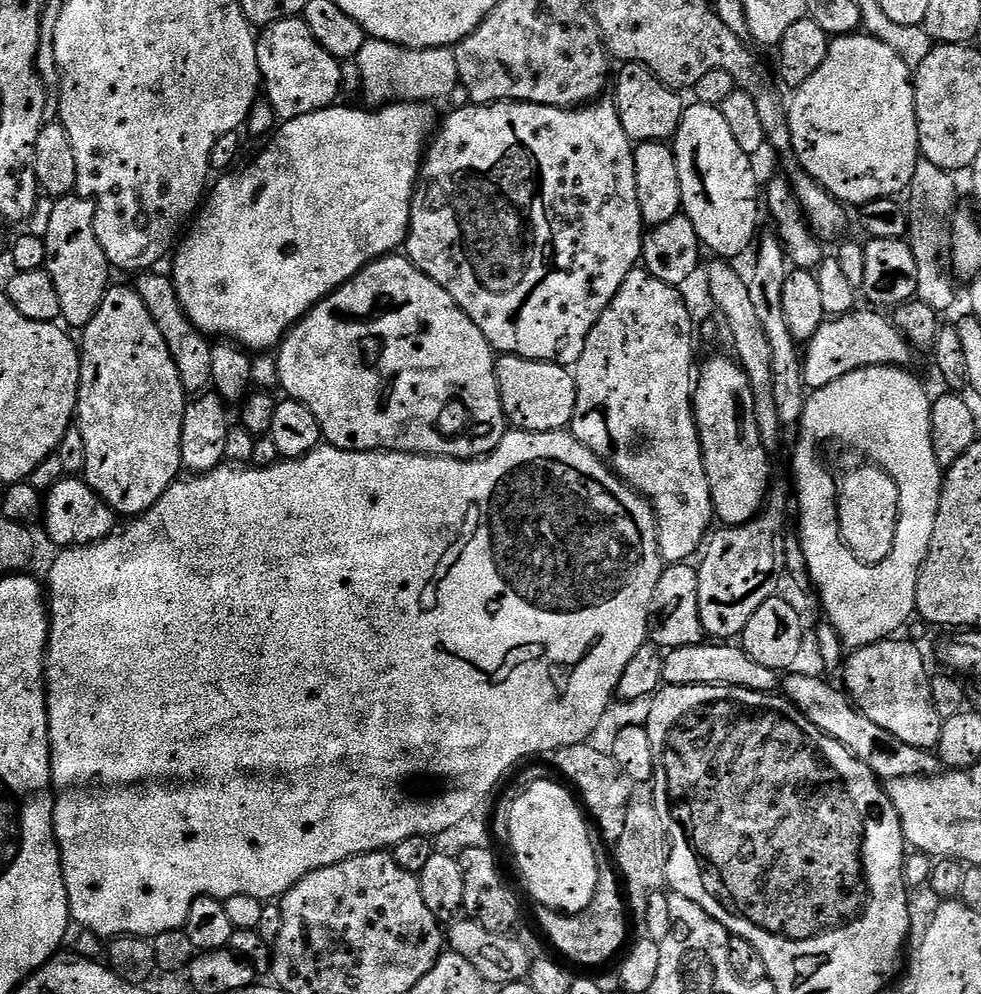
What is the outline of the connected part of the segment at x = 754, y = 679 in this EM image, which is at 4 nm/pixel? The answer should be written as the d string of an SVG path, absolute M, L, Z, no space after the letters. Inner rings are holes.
M705 642L671 649L664 656L663 683L668 686L734 686L755 692L775 693L782 684L777 669L754 662L754 658L744 653L743 647L736 645L735 648L734 645L732 642Z

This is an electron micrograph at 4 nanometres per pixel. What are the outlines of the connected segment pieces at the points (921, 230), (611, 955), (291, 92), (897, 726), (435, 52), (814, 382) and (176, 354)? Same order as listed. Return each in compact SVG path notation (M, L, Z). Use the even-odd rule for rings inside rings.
M921 157L915 164L914 177L911 179L908 191L908 198L910 198L908 241L914 251L915 261L918 263L916 296L924 305L930 306L937 312L950 309L956 302L953 277L944 276L944 268L938 261L949 220L957 207L954 180L955 177L951 173Z
M597 847L596 861L598 862L598 886L586 910L569 914L556 912L552 908L535 909L536 920L540 923L541 930L548 935L549 942L565 956L563 959L573 960L576 964L585 964L588 968L596 968L607 960L615 961L616 951L620 947L621 949L625 947L624 939L628 936L628 928L630 929L630 920L626 915L626 900L622 895L622 880L607 847Z
M289 18L267 25L259 33L256 49L263 95L281 121L331 108L337 103L341 61L335 60L316 41L310 26L303 18Z
M900 639L879 640L876 644L855 649L842 664L843 687L852 703L862 714L866 714L866 718L870 718L870 722L882 726L882 730L910 746L932 750L940 743L942 721L938 710L934 710L934 698L930 698L930 671L924 665L923 654L910 641Z
M368 38L362 50L358 50L354 67L360 71L360 88L372 106L444 100L452 91L457 91L460 82L452 48L403 48L400 44Z
M853 310L844 316L825 319L820 329L806 342L802 352L803 381L808 390L830 386L838 378L846 378L854 370L873 368L874 366L908 366L914 355L914 349L895 323L887 315L876 310L860 312Z
M148 270L137 280L140 281L135 281L135 290L142 298L146 310L150 310L150 318L154 318L154 326L158 326L158 330L162 330L162 338L166 338L166 346L174 358L174 366L178 366L178 378L182 378L185 393L203 393L212 383L213 341L198 331L184 313L184 307L176 293L176 283L172 280L171 275L164 273L163 276L160 270Z

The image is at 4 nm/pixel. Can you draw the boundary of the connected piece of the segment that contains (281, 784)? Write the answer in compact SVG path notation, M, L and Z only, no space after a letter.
M512 430L512 431L509 431L509 432L508 432L508 433L507 433L507 435L505 435L505 437L504 437L504 441L502 441L502 442L501 442L501 444L500 444L500 445L498 445L498 446L497 446L497 448L496 448L496 449L494 449L494 450L493 450L493 451L492 451L492 452L490 452L490 453L488 453L488 455L487 455L487 456L481 456L481 457L479 457L479 458L477 458L477 459L474 459L474 460L455 460L455 459L454 459L454 458L450 458L450 457L449 457L449 456L415 456L415 454L414 454L414 453L412 453L412 452L347 452L347 451L346 451L346 450L342 450L342 449L341 449L341 448L333 448L333 447L331 447L331 446L321 446L321 447L318 447L318 448L316 448L316 449L314 449L314 450L313 450L313 452L307 452L307 453L306 453L306 454L305 454L305 456L300 456L300 457L298 457L298 459L296 459L296 460L285 460L285 459L281 459L281 460L280 460L280 461L279 461L279 462L276 462L276 463L280 463L280 464L272 464L272 465L270 465L270 466L269 466L269 468L254 468L254 467L255 467L255 466L237 466L237 465L236 465L236 464L235 464L235 463L232 463L232 462L225 462L225 463L223 463L223 464L221 464L221 465L220 465L220 467L218 467L218 468L216 468L216 469L215 469L215 470L213 470L213 471L212 471L212 472L205 472L205 473L203 473L203 474L192 474L192 475L189 475L189 476L188 476L188 477L187 477L187 478L188 478L188 479L189 479L189 480L184 480L184 479L185 479L185 478L178 478L178 479L176 479L176 481L174 481L174 483L173 483L173 484L172 484L172 485L171 485L171 486L169 486L169 487L168 487L168 489L167 489L167 490L166 490L166 494L162 494L162 498L158 498L158 502L154 502L154 506L153 506L153 507L152 507L152 508L151 508L151 509L150 509L150 510L149 510L149 511L148 511L148 512L146 512L146 513L143 513L143 514L141 514L141 515L139 515L139 516L137 516L137 517L135 517L135 519L133 519L133 520L132 520L132 521L131 521L131 522L128 522L128 523L125 523L125 524L128 524L128 525L126 525L126 526L125 526L125 528L124 528L124 529L122 529L122 528L123 528L123 527L121 527L121 528L120 528L120 529L119 529L119 530L116 530L116 531L113 531L113 533L112 533L112 535L110 535L110 536L107 536L107 538L106 538L106 539L104 539L104 540L100 540L100 541L98 541L98 542L97 542L97 543L96 543L96 544L86 544L86 545L83 545L83 546L77 546L77 547L74 547L74 548L65 548L65 549L63 549L63 551L61 551L61 552L60 552L60 553L59 553L59 554L60 554L60 555L61 555L61 556L60 556L60 557L58 557L58 558L57 558L57 560L56 560L56 561L54 561L54 562L53 562L53 564L52 564L52 573L50 573L50 574L49 574L49 576L48 576L48 580L47 580L47 579L46 579L46 588L47 588L47 591L48 591L48 592L49 592L49 593L50 593L50 623L49 623L49 625L48 625L48 654L47 654L47 657L46 657L46 687L47 687L47 689L48 689L48 729L49 729L49 730L50 730L50 746L51 746L51 747L52 747L52 790L53 790L53 792L55 792L55 793L56 793L56 801L55 801L55 802L54 802L54 830L55 830L55 831L56 831L56 844L57 844L57 845L58 845L58 846L59 846L59 847L60 847L60 865L61 865L61 866L62 866L62 870L63 870L63 871L64 871L64 881L65 881L65 882L66 882L66 894L67 894L67 895L68 895L68 910L69 910L69 913L70 913L70 916L71 916L71 919L72 919L72 920L73 920L73 921L75 921L75 923L76 923L76 920L77 920L77 922L78 922L78 923L80 923L80 924L81 924L81 926L82 926L82 927L84 927L84 928L89 928L89 930L90 930L90 931L92 931L92 932L93 932L93 934L94 934L94 935L96 935L96 936L104 936L104 937L103 937L103 938L115 938L115 937L118 937L118 936L143 936L143 937L145 937L145 938L154 938L154 937L155 937L155 936L157 936L157 935L158 935L158 934L162 934L162 933L163 933L163 932L175 932L175 931L177 931L177 930L180 930L180 929L183 929L183 927L184 927L184 923L185 923L185 922L186 922L186 914L190 914L190 906L191 906L191 905L192 905L192 903L193 903L193 902L195 902L195 900L196 900L196 899L198 899L198 898L199 898L199 897L200 897L200 896L213 896L213 897L214 897L214 898L215 898L215 899L216 899L216 900L223 900L223 901L226 901L226 900L229 900L229 898L231 898L231 896L233 896L233 895L234 895L234 894L250 894L250 895L251 895L251 896L253 896L253 897L254 897L254 898L258 898L258 899L259 899L259 900L263 900L263 901L265 901L265 902L271 902L271 900L272 900L272 902L276 902L276 901L279 901L279 899L280 899L280 897L281 897L281 896L284 896L284 895L286 895L286 893L288 893L288 891L289 891L289 890L290 890L290 889L291 889L291 888L292 888L292 887L294 887L294 885L296 885L296 883L298 883L298 881L299 881L299 880L301 880L301 879L302 879L302 878L306 878L306 874L310 874L310 873L311 873L311 872L313 872L313 871L314 871L314 870L318 870L318 869L319 869L319 868L321 868L321 867L322 867L322 866L334 866L334 862L342 862L342 861L343 861L343 860L345 860L345 859L346 859L346 858L350 858L350 857L351 857L351 856L361 856L361 855L362 855L362 854L366 854L366 853L367 853L367 852L383 852L383 851L385 851L385 850L391 850L391 849L393 849L393 848L395 848L395 847L396 847L396 844L397 844L397 843L398 843L398 842L402 842L402 841L403 841L403 840L405 840L405 839L406 839L406 838L414 838L414 837L415 837L415 836L427 836L427 837L429 837L429 838L435 838L435 837L436 837L436 836L437 836L437 835L438 835L438 834L439 834L439 832L440 832L440 831L444 831L444 830L447 830L447 829L449 829L449 828L450 828L450 826L453 826L453 825L455 825L455 824L456 824L456 823L457 823L457 822L458 822L458 821L460 821L460 820L462 820L462 818L464 818L464 817L466 817L466 816L471 816L471 815L473 815L473 813L475 813L475 812L476 812L476 811L477 811L477 809L478 809L478 808L476 808L476 807L478 807L478 806L479 806L479 804L480 804L480 803L482 803L482 802L483 802L483 800L484 800L484 799L486 799L486 798L487 798L487 796L488 796L488 795L490 795L490 794L491 794L491 792L492 792L492 791L494 791L494 790L495 790L495 788L496 788L496 783L498 783L498 782L499 782L499 780L500 780L500 779L502 779L502 778L503 778L503 776L504 776L504 775L506 775L506 774L507 774L507 772L508 772L508 771L510 771L510 770L511 770L511 768L512 768L512 767L514 767L514 766L515 766L515 764L516 764L516 763L518 763L518 762L519 762L519 760L524 760L524 759L526 759L526 758L527 758L527 756L540 756L540 755L542 755L542 754L543 754L543 756L544 756L544 755L545 755L545 754L549 754L549 753L551 753L551 752L554 752L554 751L557 751L557 750L559 750L559 748L562 748L562 747L568 747L568 746L574 746L574 745L575 745L575 744L583 744L583 743L585 743L585 741L587 741L587 740L588 740L588 739L589 739L589 737L590 737L590 736L588 736L588 735L590 735L590 734L591 734L591 732L592 732L592 731L594 731L594 730L595 730L595 728L596 728L596 727L598 727L598 726L599 726L599 724L600 724L600 719L602 719L602 718L603 718L603 716L604 716L604 711L606 711L606 710L607 710L607 708L608 708L608 703L610 703L610 702L611 702L611 700L614 700L614 695L615 695L615 693L616 693L616 686L617 686L617 684L618 684L618 682L619 682L619 681L620 681L620 678L621 678L621 676L622 676L622 670L626 670L626 666L627 666L627 665L628 665L628 663L629 663L629 662L630 662L630 658L634 658L634 654L638 654L638 650L639 650L639 649L640 649L640 648L642 648L642 647L645 647L645 644L646 644L646 641L647 641L647 640L648 640L648 607L649 607L649 606L650 606L650 602L651 602L651 601L652 601L652 595L653 595L653 594L654 594L654 586L658 586L658 578L659 578L659 577L660 577L660 575L662 575L662 573L663 573L663 572L664 572L664 570L665 570L665 567L666 567L666 561L665 561L665 559L664 559L664 557L663 557L663 556L661 556L661 555L660 555L660 543L659 543L659 542L658 542L658 538L657 538L657 537L656 537L656 513L655 513L655 512L653 512L653 510L652 510L652 505L651 505L651 503L649 503L649 501L647 501L647 500L645 500L645 499L644 499L644 497L643 497L643 496L641 496L641 495L640 495L640 493L639 493L639 492L635 492L635 491L634 491L634 490L633 490L633 488L632 488L632 487L631 487L631 486L629 486L629 485L628 485L628 484L625 484L625 483L624 483L624 481L623 481L623 480L621 480L621 479L620 479L620 477L619 477L619 476L617 476L617 475L616 475L616 473L615 473L615 472L613 472L613 471L612 471L612 469L611 469L611 468L609 468L609 467L608 467L608 465L607 465L607 464L605 464L605 463L604 463L604 461L602 461L602 460L599 460L599 458L598 458L598 457L597 457L597 456L595 456L595 455L594 455L594 454L593 454L593 452L591 452L591 451L590 451L590 450L589 450L589 449L588 449L588 448L587 448L587 447L586 447L586 446L582 446L582 442L578 442L578 441L577 441L577 440L576 440L576 437L575 437L575 436L573 436L573 435L572 435L572 433L571 433L571 431L568 431L568 430L561 430L561 431L558 431L558 432L522 432L522 431L519 431L519 430Z

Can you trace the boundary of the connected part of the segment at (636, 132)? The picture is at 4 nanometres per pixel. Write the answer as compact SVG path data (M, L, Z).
M625 63L620 73L615 73L614 84L616 80L616 109L618 118L622 122L622 130L636 144L645 144L646 142L668 142L675 137L680 119L684 117L686 100L683 100L681 93L674 88L666 87L656 75L646 66L641 64Z

